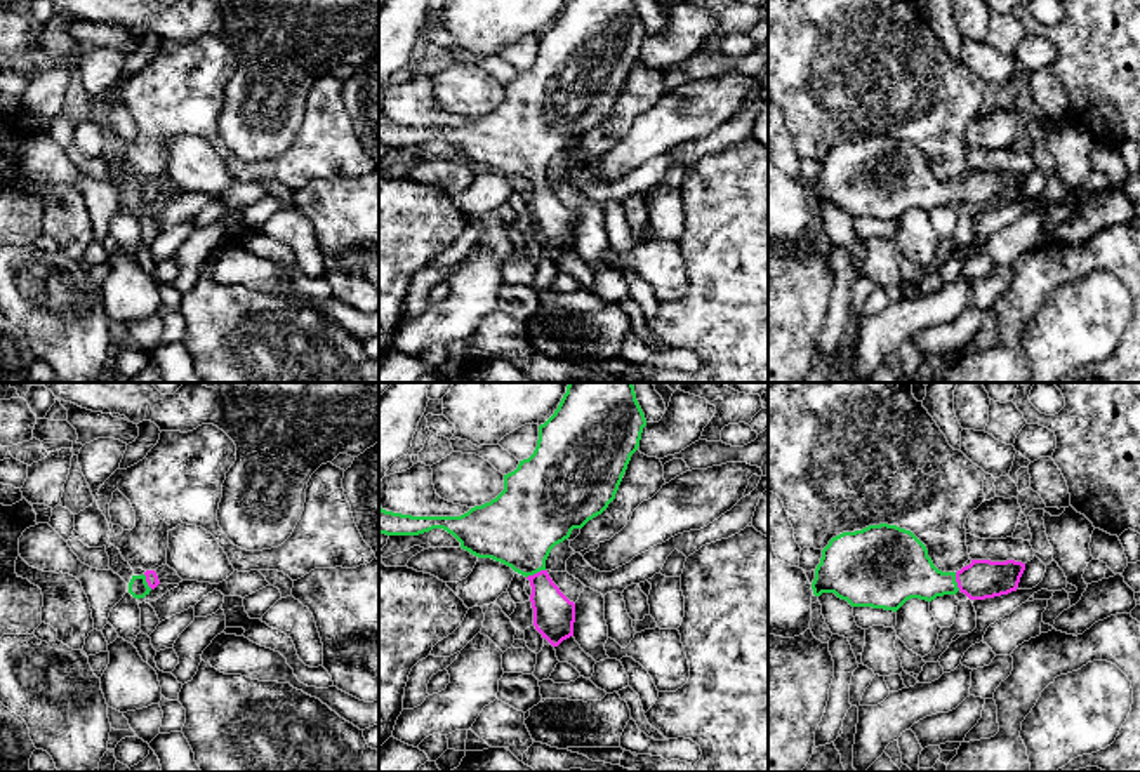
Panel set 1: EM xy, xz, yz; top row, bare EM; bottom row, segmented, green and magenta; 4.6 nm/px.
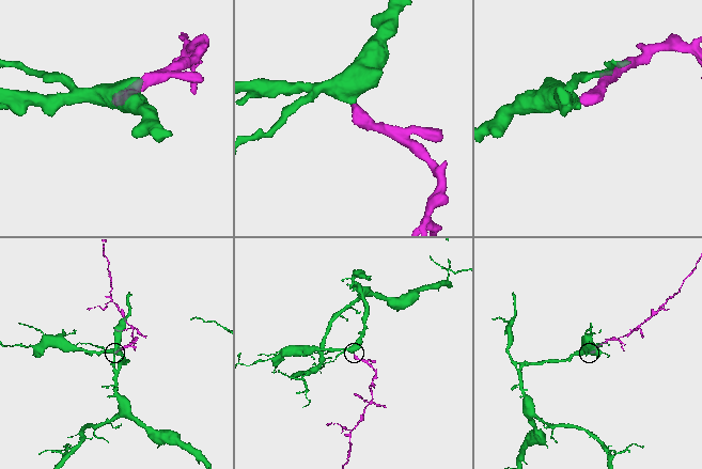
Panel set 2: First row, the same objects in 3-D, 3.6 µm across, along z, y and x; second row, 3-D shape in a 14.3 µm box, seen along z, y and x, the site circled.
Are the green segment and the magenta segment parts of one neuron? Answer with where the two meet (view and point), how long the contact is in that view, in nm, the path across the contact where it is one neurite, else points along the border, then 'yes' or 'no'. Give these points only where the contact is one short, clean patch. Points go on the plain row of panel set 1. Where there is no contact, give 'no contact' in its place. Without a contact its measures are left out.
meets green in xz at (536, 183); contact 100 nm long; runs through xz (520, 138), (525, 164), (536, 183), (553, 223); yes

